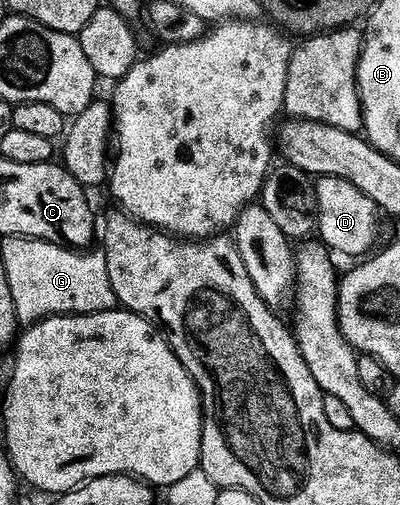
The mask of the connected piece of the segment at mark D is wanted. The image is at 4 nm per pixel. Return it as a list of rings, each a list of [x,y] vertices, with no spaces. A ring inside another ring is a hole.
[[[336,176],[318,177],[313,184],[313,208],[319,211],[315,216],[319,223],[318,239],[332,253],[340,252],[343,256],[363,258],[376,247],[375,235],[379,232],[380,213],[375,203],[365,194],[361,194],[361,190],[353,186],[353,182],[345,182],[345,178]]]

